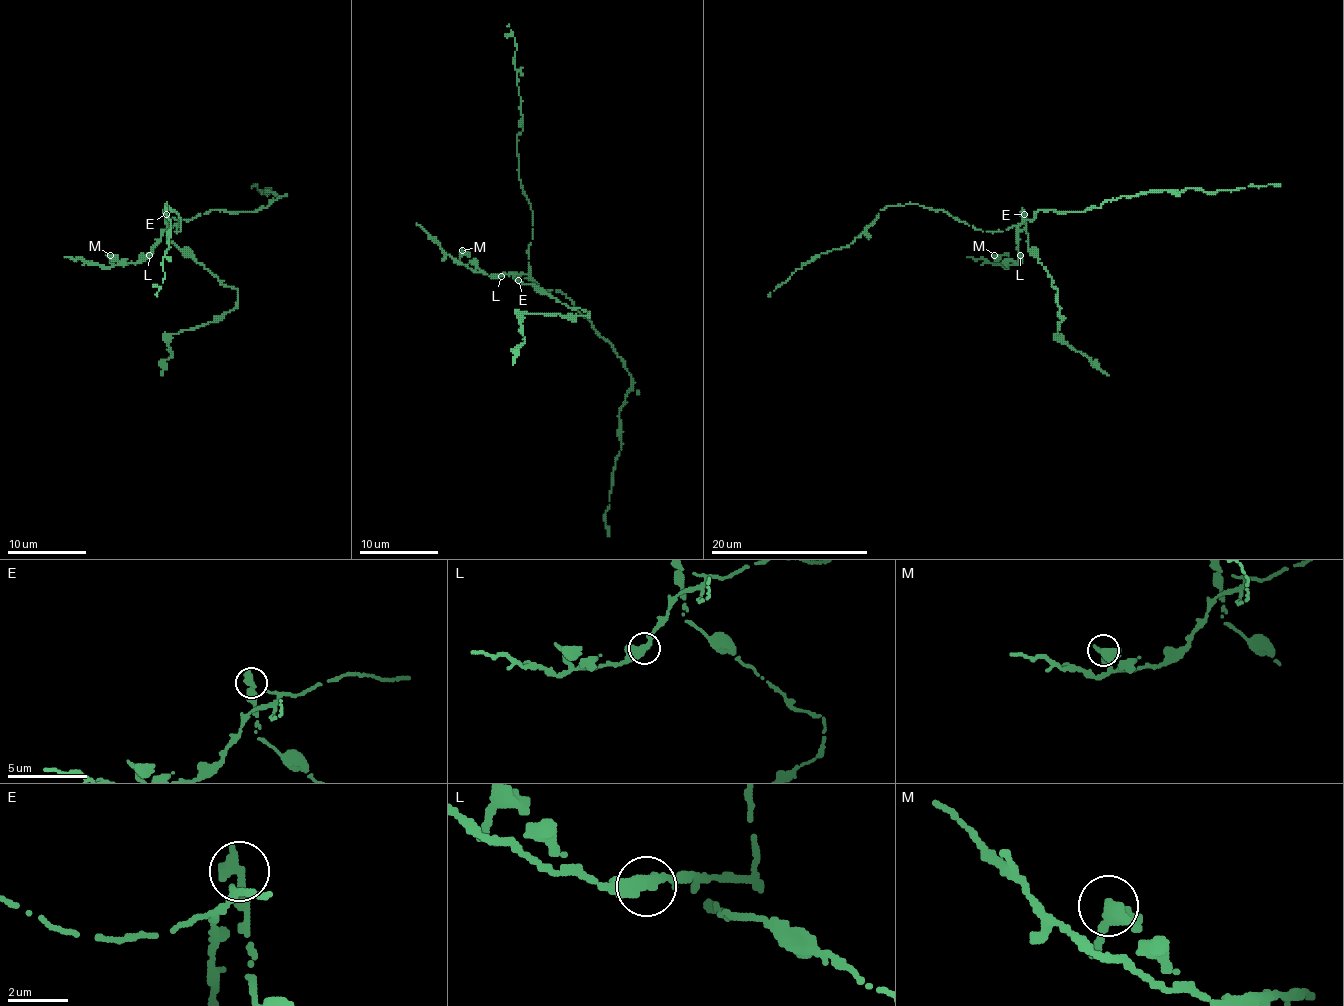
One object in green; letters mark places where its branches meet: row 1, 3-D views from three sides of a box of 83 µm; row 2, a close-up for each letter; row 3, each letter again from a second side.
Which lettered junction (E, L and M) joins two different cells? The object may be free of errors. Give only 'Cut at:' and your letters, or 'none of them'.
Cut at: E

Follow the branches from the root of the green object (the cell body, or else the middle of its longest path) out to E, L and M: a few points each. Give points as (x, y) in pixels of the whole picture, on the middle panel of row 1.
E: (534, 280), (521, 276), (519, 280)
L: (534, 280), (527, 274), (501, 276)
M: (534, 280), (527, 274), (489, 276), (473, 272), (465, 264), (460, 264), (462, 250)

